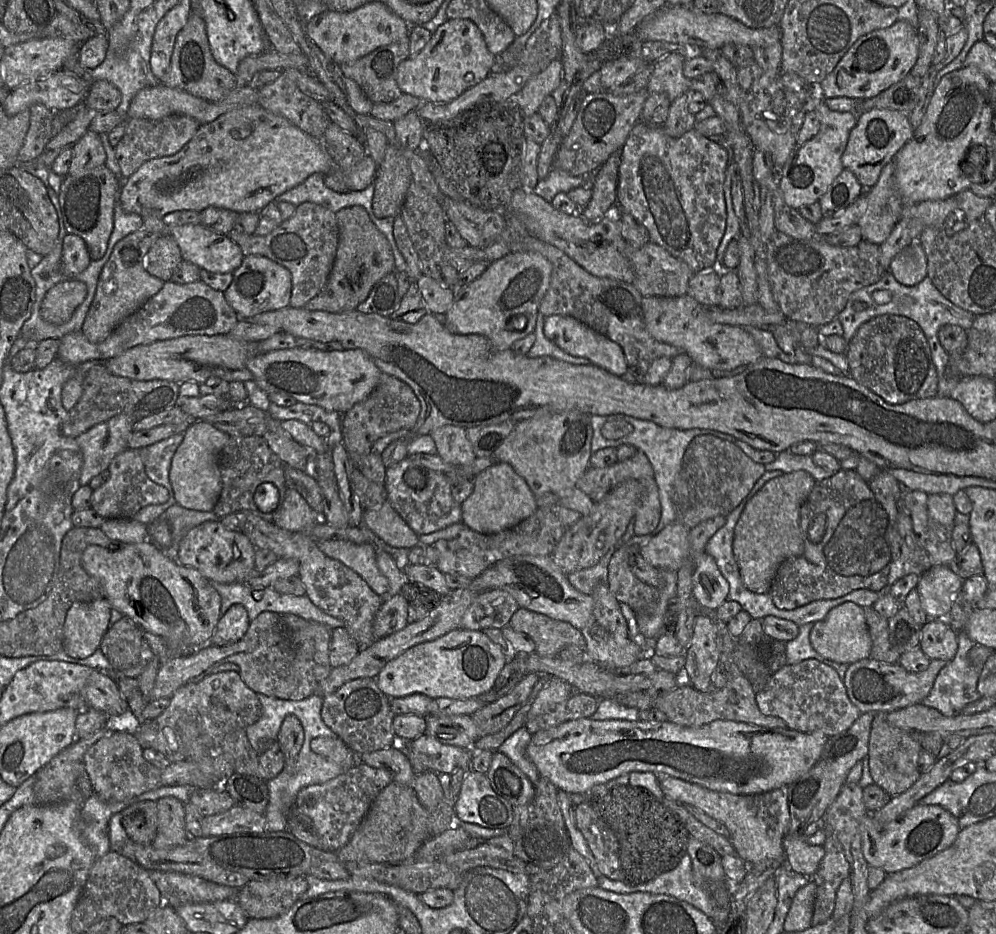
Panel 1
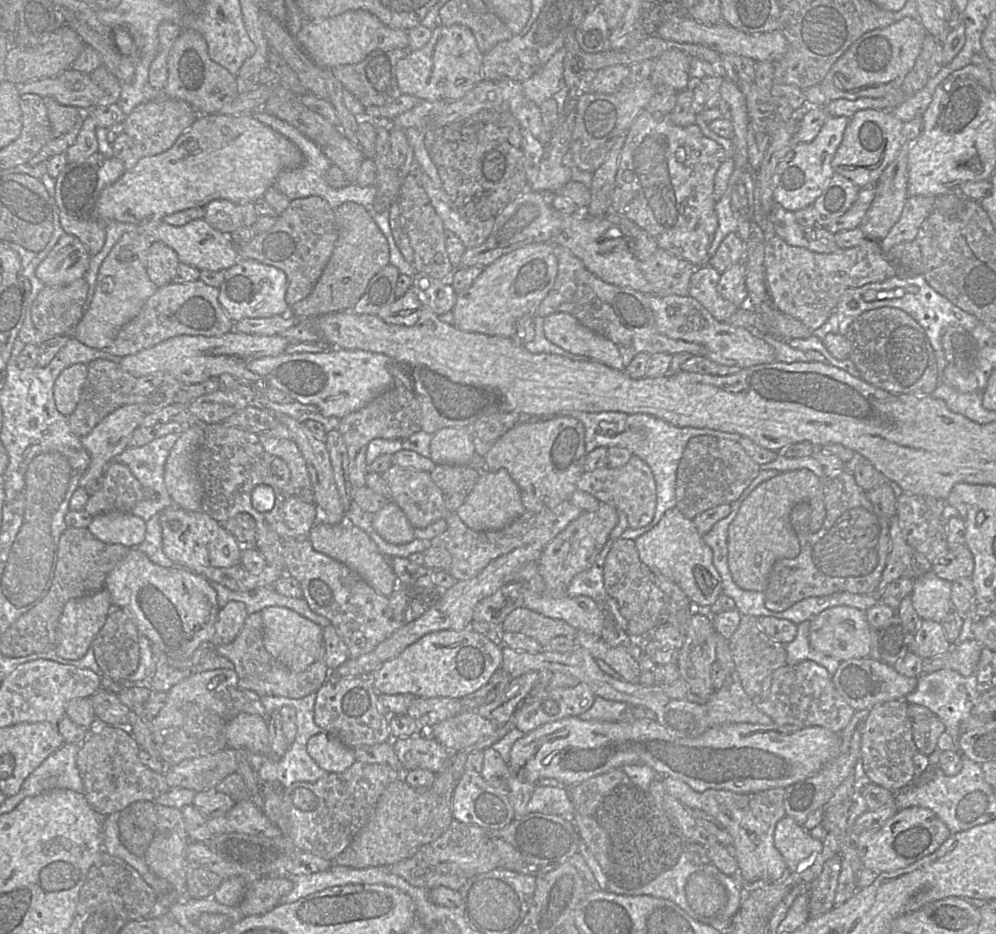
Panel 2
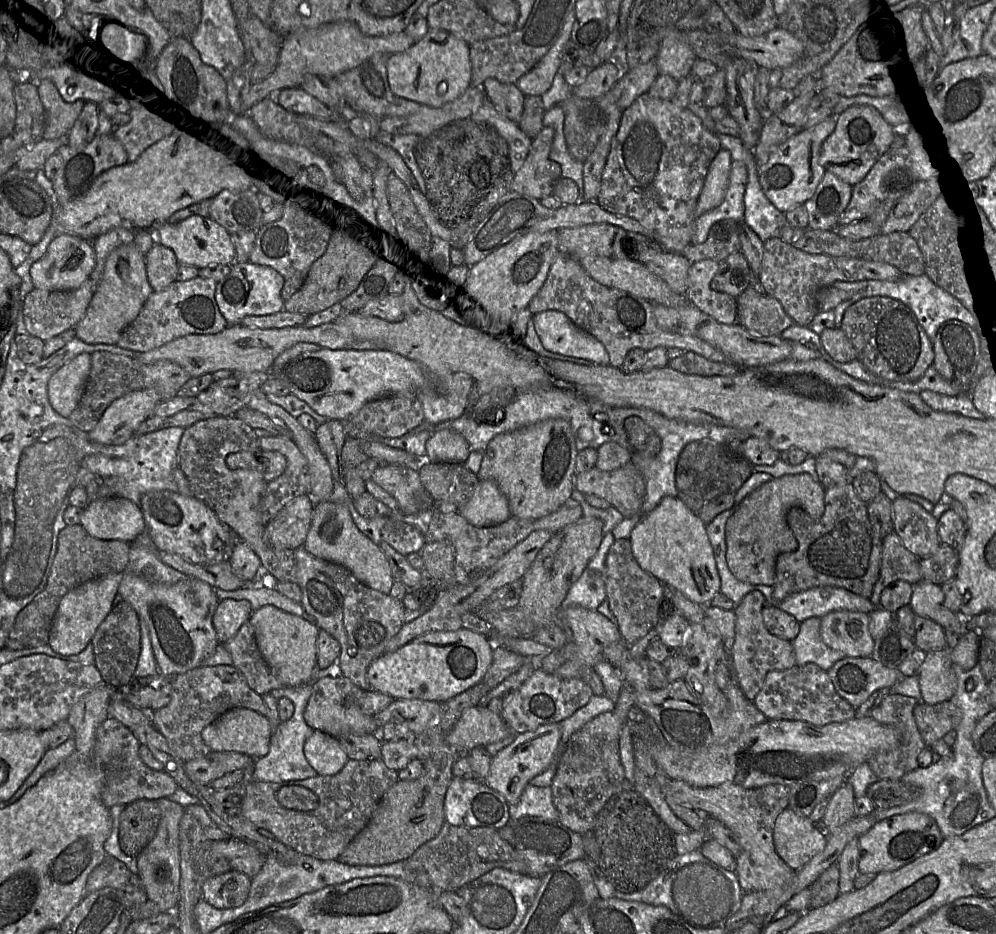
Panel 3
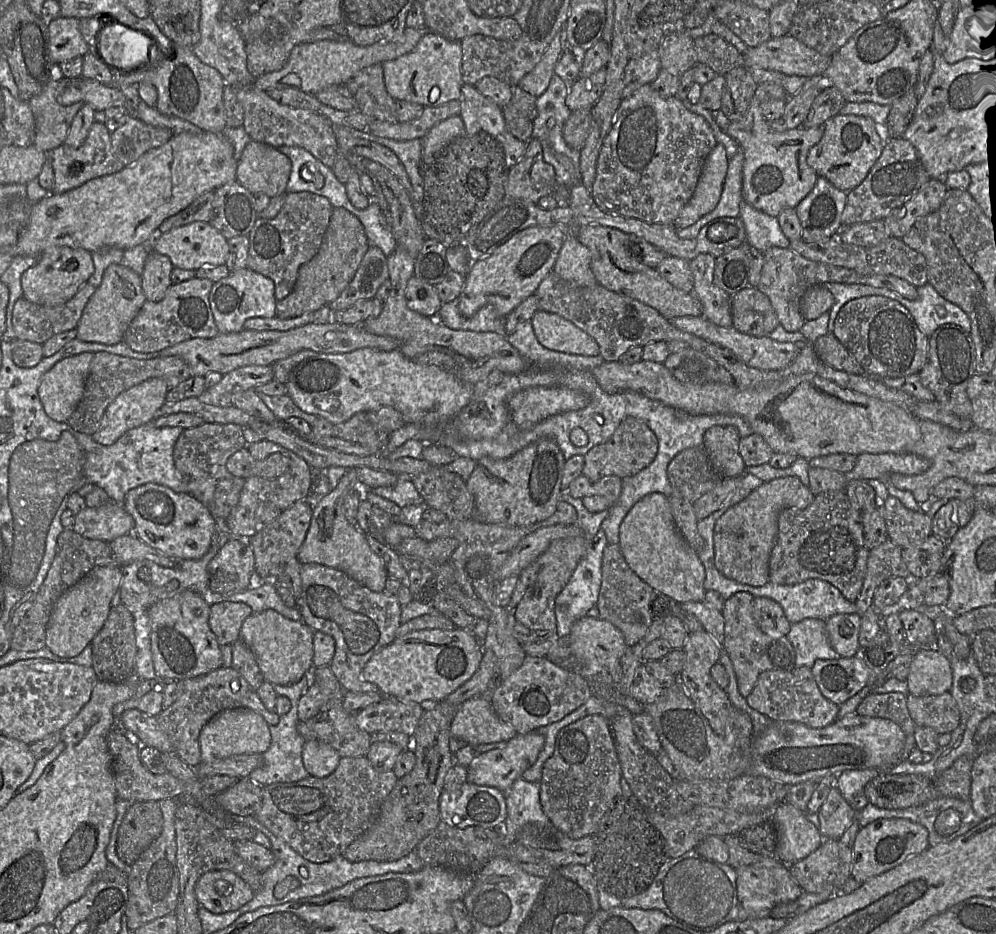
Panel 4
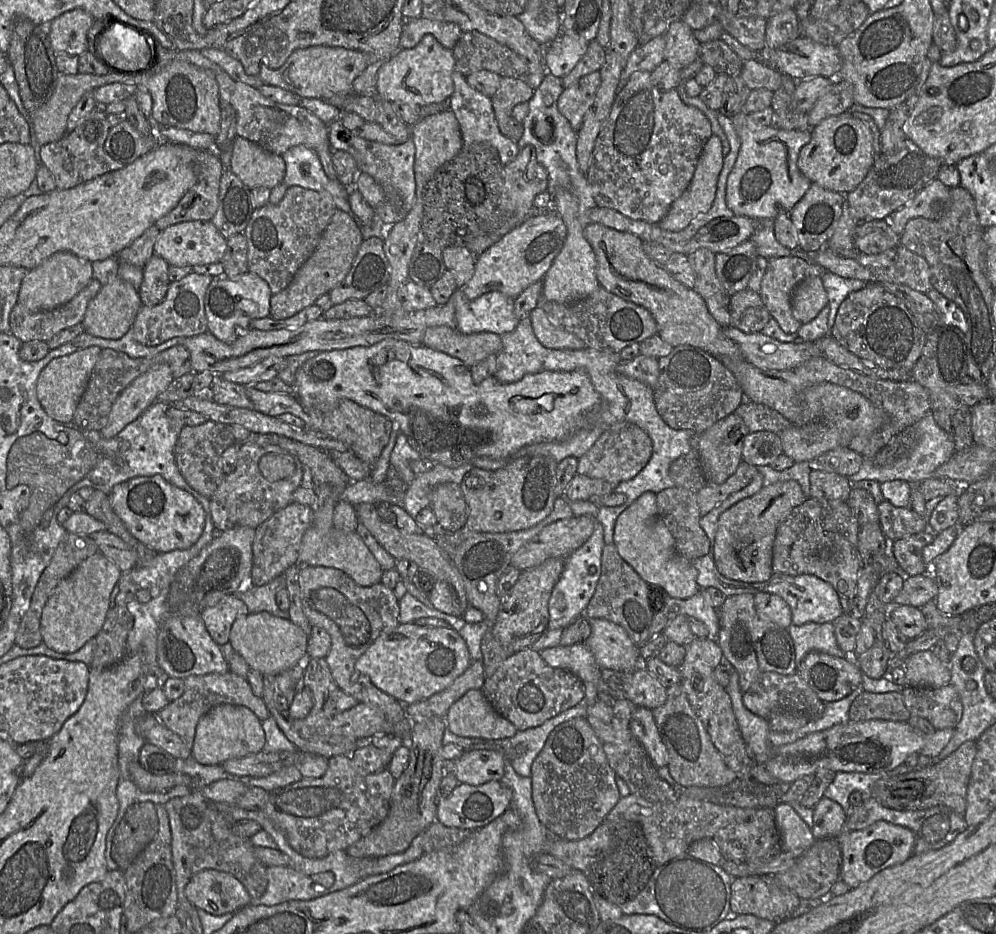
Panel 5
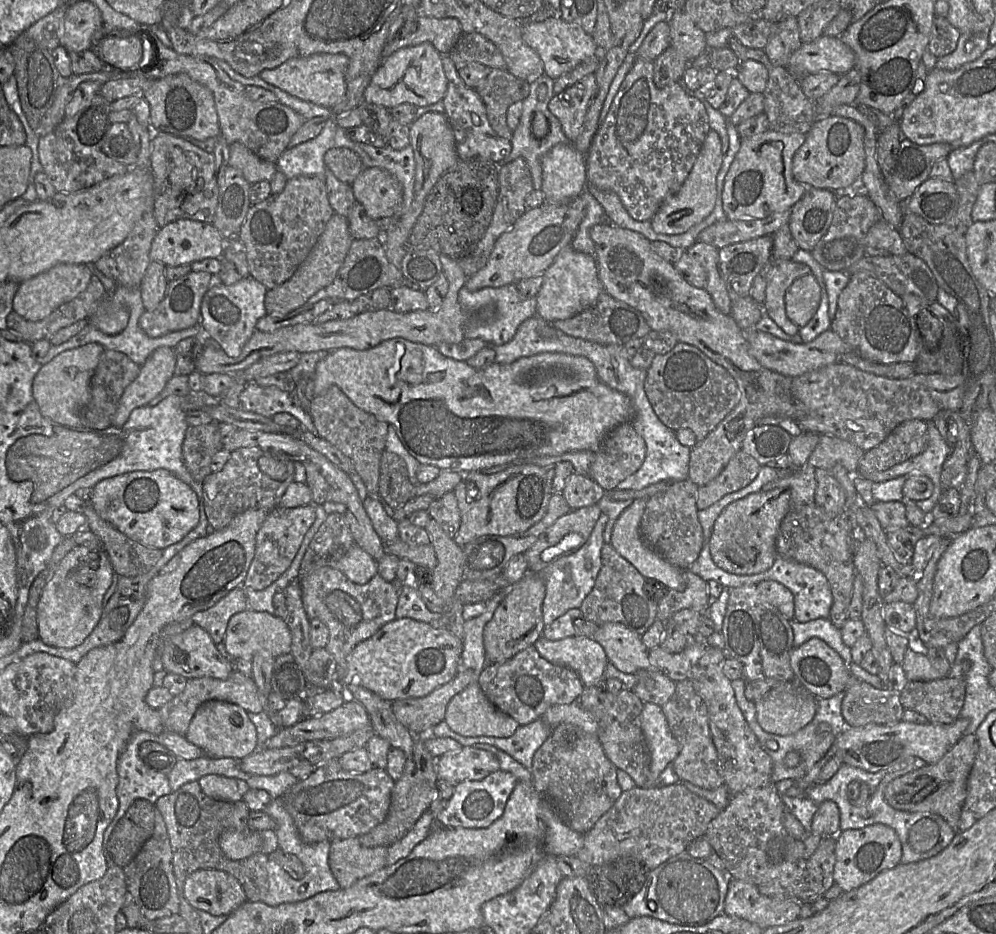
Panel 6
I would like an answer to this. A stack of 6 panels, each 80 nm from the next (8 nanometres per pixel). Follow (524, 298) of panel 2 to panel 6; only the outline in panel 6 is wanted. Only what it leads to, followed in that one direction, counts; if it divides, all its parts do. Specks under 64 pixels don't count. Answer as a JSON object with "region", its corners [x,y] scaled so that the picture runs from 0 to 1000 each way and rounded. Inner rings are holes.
{"region":[[[582,209],[569,219],[557,219],[547,215],[539,223],[529,224],[516,241],[501,254],[488,284],[471,297],[467,306],[472,312],[479,312],[545,296],[561,270],[573,261],[586,229],[587,219]]]}

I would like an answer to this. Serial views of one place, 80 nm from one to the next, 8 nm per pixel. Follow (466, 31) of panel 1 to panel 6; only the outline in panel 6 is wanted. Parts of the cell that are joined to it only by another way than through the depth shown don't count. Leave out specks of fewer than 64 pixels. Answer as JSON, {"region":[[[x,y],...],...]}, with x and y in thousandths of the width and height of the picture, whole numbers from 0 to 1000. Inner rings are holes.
{"region":[[[432,45],[400,52],[386,63],[365,99],[365,108],[394,117],[404,110],[419,115],[444,108],[449,97],[444,58]]]}

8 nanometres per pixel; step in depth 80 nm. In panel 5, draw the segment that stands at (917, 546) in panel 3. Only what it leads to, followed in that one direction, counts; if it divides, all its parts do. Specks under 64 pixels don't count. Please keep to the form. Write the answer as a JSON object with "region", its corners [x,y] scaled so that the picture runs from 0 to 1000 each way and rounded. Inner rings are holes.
{"region":[[[891,535],[884,537],[881,544],[883,560],[894,580],[930,569],[933,565],[931,555],[915,545],[899,542]]]}

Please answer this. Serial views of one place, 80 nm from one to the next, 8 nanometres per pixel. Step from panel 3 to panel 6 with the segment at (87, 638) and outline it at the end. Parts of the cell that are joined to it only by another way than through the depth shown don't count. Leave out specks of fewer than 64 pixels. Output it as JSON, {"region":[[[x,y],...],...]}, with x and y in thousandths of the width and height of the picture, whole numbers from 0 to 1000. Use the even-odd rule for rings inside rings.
{"region":[[[76,585],[60,602],[45,626],[37,647],[38,683],[45,691],[71,695],[80,691],[93,676],[103,654],[103,640],[114,611],[102,587]]]}

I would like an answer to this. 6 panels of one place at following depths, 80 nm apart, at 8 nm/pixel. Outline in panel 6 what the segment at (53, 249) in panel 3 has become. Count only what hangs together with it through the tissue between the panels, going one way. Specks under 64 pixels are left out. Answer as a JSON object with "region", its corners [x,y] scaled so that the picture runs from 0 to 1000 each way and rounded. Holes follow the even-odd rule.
{"region":[[[56,284],[43,292],[19,303],[19,308],[13,320],[13,333],[29,344],[42,343],[62,325],[73,321],[82,314],[87,308],[91,296],[91,284]]]}

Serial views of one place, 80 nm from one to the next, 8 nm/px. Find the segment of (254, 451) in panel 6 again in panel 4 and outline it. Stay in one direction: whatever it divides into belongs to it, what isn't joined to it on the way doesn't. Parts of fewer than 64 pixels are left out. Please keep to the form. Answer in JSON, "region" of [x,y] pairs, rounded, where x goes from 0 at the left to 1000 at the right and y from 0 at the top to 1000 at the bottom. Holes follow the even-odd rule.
{"region":[[[263,469],[259,473],[248,475],[250,485],[257,494],[265,493],[274,485],[282,485],[291,493],[290,502],[276,513],[253,510],[246,513],[239,540],[234,544],[227,561],[238,576],[252,576],[274,558],[282,548],[300,535],[305,535],[313,526],[313,505],[309,496],[295,485],[273,472]]]}

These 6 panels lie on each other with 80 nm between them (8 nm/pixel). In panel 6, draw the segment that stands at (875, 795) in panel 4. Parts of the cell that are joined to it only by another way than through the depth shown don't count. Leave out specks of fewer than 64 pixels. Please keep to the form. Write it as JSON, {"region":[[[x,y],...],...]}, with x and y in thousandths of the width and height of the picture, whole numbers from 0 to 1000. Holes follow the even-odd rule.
{"region":[[[980,786],[966,787],[939,818],[917,823],[896,835],[889,844],[889,858],[895,864],[906,868],[942,872],[962,891],[965,867],[970,855],[971,836],[982,802]]]}

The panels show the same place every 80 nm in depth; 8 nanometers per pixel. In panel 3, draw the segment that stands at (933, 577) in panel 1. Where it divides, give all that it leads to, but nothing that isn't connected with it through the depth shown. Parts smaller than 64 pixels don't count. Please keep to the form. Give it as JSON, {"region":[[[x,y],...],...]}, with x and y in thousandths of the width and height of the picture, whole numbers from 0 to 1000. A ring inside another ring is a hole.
{"region":[[[925,620],[920,625],[917,625],[917,632],[913,648],[919,658],[931,661],[939,665],[940,667],[944,668],[948,675],[953,675],[965,680],[970,678],[971,671],[969,663],[972,662],[967,662],[966,658],[962,658],[961,656],[950,651],[947,645],[948,635],[946,633],[945,626],[939,625],[929,620]]]}

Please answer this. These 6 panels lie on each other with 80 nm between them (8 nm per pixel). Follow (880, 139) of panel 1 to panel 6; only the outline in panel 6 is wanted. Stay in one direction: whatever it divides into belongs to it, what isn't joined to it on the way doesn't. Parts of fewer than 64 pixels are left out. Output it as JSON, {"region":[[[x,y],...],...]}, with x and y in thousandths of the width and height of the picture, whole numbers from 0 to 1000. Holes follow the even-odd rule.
{"region":[[[837,123],[820,126],[809,143],[808,152],[797,165],[797,192],[810,200],[838,207],[856,204],[868,180],[867,145],[866,135],[852,126]]]}

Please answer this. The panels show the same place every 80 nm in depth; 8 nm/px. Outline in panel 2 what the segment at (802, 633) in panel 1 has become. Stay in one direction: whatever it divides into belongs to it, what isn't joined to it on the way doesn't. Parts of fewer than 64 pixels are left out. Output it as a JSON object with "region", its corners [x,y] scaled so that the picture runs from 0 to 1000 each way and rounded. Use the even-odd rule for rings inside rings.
{"region":[[[810,664],[801,669],[801,678],[798,684],[790,690],[790,712],[799,712],[808,707],[815,707],[829,715],[835,723],[843,712],[843,707],[830,702],[818,696],[812,685],[813,670],[815,665]]]}

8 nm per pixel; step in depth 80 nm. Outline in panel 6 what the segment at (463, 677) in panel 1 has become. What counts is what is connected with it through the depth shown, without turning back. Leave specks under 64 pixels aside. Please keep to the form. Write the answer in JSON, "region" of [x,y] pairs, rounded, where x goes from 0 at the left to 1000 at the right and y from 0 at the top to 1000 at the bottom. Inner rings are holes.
{"region":[[[413,662],[396,663],[395,665],[384,670],[378,678],[376,678],[369,684],[358,690],[347,706],[347,719],[342,728],[342,732],[346,736],[349,734],[362,734],[379,743],[384,748],[389,751],[397,751],[410,747],[426,746],[441,737],[445,732],[452,729],[459,718],[461,718],[461,708],[464,699],[465,686],[455,680],[451,675],[446,672],[436,672],[433,667],[416,664]]]}

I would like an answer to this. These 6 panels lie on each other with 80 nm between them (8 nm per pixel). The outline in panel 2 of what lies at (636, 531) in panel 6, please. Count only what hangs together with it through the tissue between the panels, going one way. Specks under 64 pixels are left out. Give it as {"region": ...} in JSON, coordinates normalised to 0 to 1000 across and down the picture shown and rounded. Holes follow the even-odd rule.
{"region":[[[680,543],[667,549],[663,558],[638,578],[638,585],[645,604],[659,610],[681,626],[701,652],[710,654],[726,633],[725,621],[716,604],[716,590],[702,572],[697,558],[689,555]]]}

